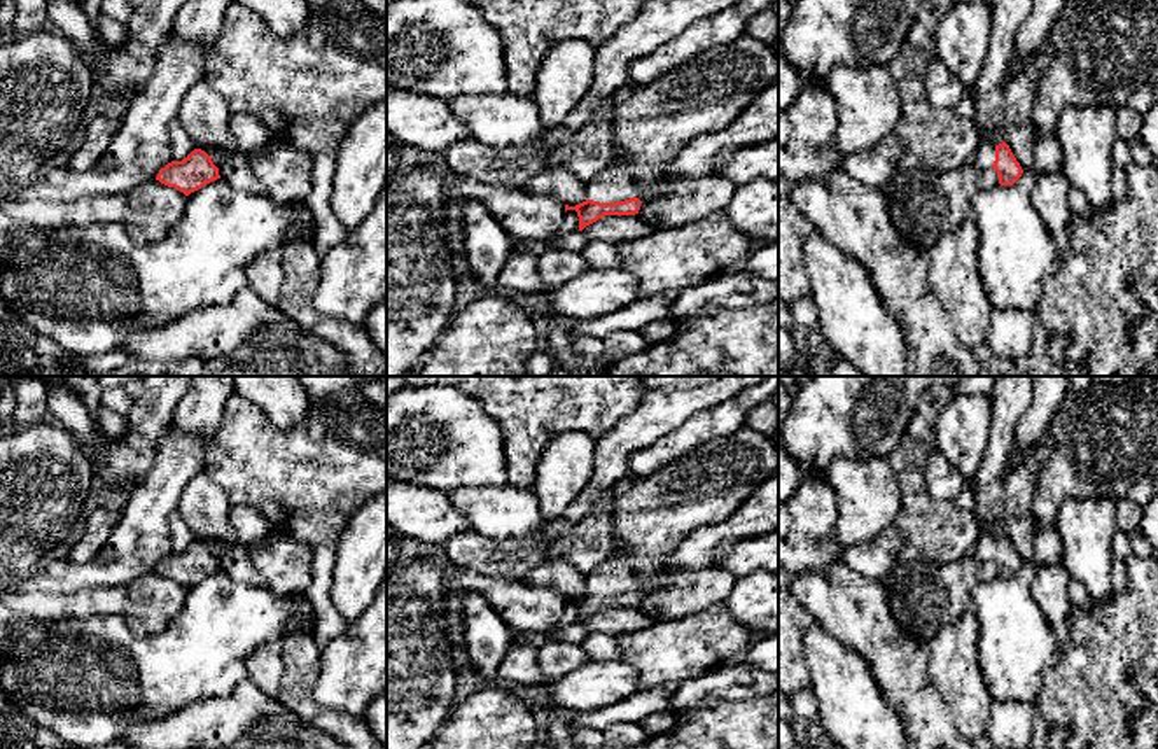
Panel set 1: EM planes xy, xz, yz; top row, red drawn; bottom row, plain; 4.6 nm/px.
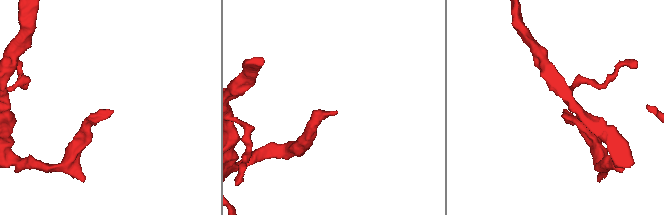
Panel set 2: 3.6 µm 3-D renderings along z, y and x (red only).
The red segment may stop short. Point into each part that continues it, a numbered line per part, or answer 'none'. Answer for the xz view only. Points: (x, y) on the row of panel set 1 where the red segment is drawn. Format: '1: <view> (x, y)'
1: xz (618, 182)

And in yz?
1: yz (983, 156)

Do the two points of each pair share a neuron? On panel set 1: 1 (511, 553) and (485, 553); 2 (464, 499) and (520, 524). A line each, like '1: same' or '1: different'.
1: same
2: same

